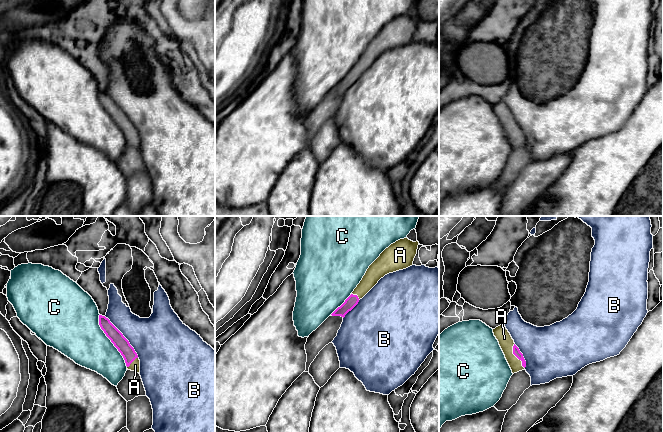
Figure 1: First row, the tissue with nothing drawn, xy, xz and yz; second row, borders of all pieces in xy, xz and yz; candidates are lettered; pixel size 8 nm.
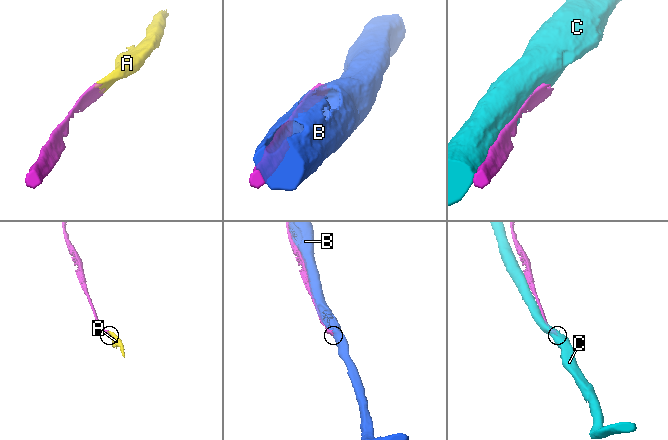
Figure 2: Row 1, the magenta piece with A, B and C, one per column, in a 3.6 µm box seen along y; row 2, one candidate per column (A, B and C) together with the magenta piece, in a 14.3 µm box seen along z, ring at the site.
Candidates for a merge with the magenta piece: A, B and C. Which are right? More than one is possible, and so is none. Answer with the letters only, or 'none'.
A

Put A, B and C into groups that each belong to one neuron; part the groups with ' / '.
A / B / C

